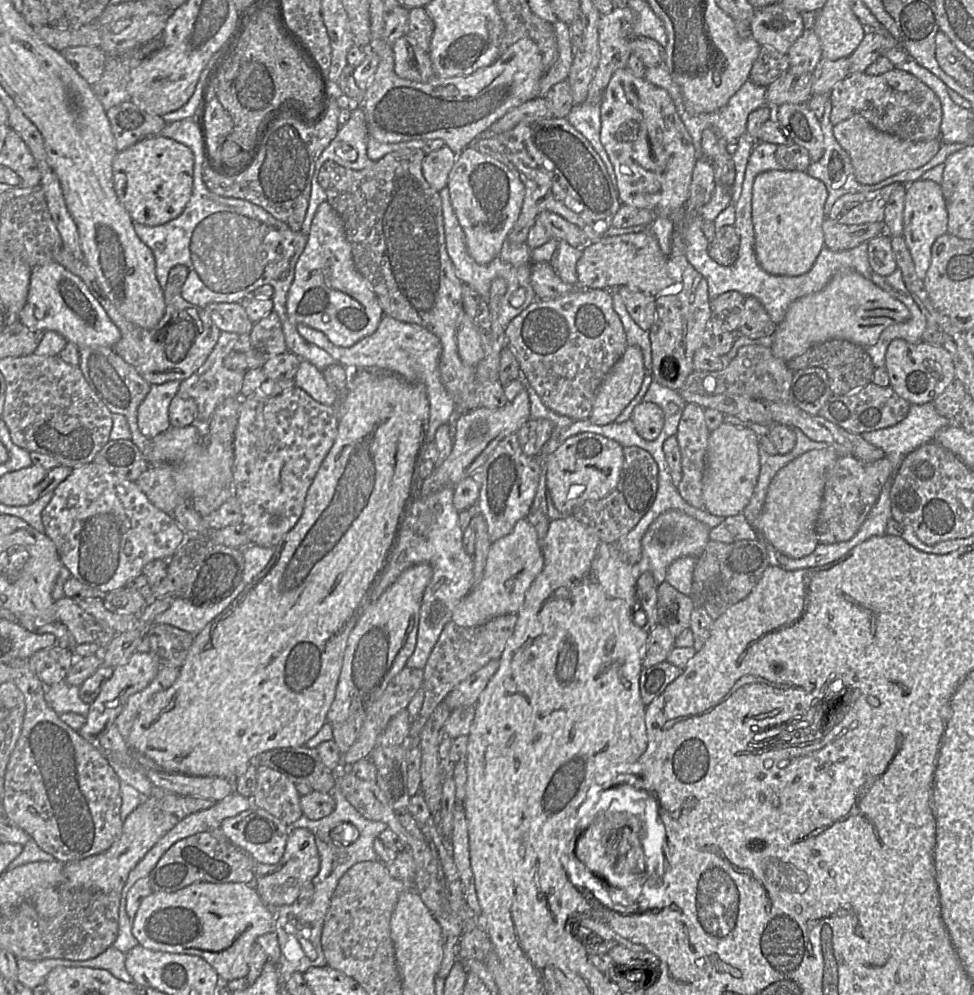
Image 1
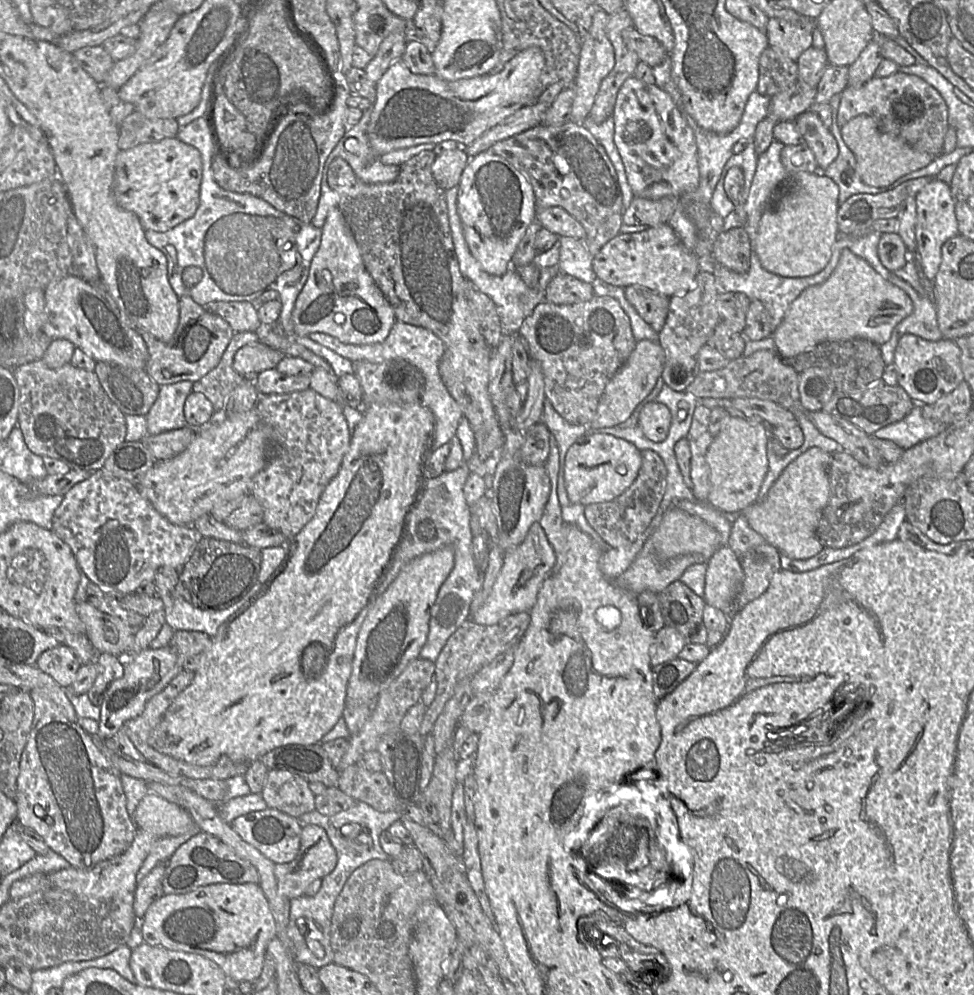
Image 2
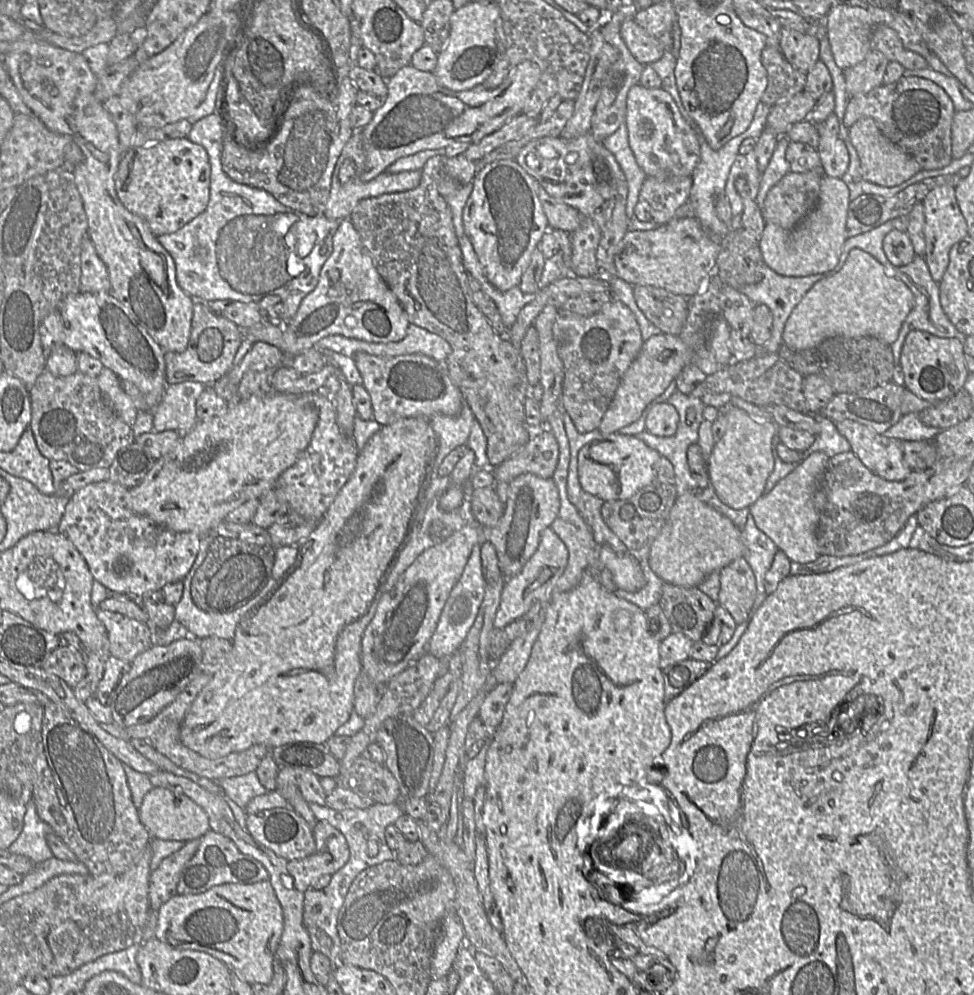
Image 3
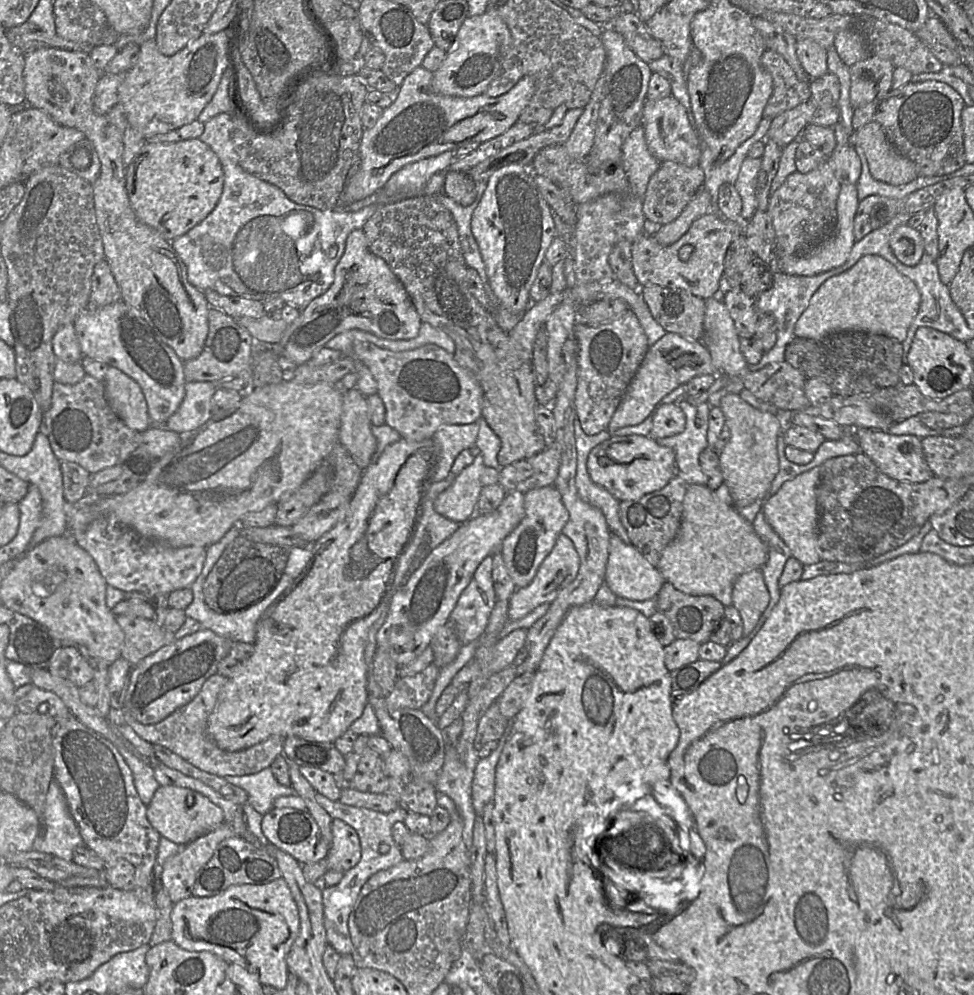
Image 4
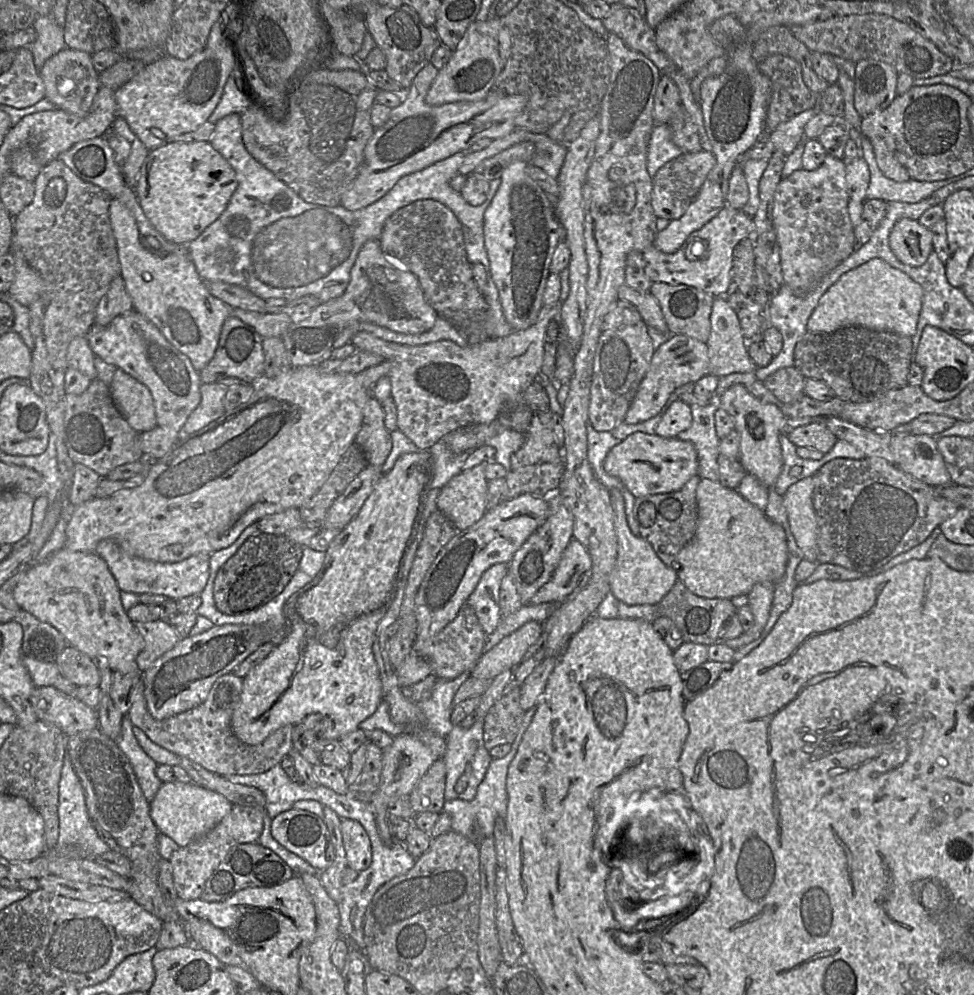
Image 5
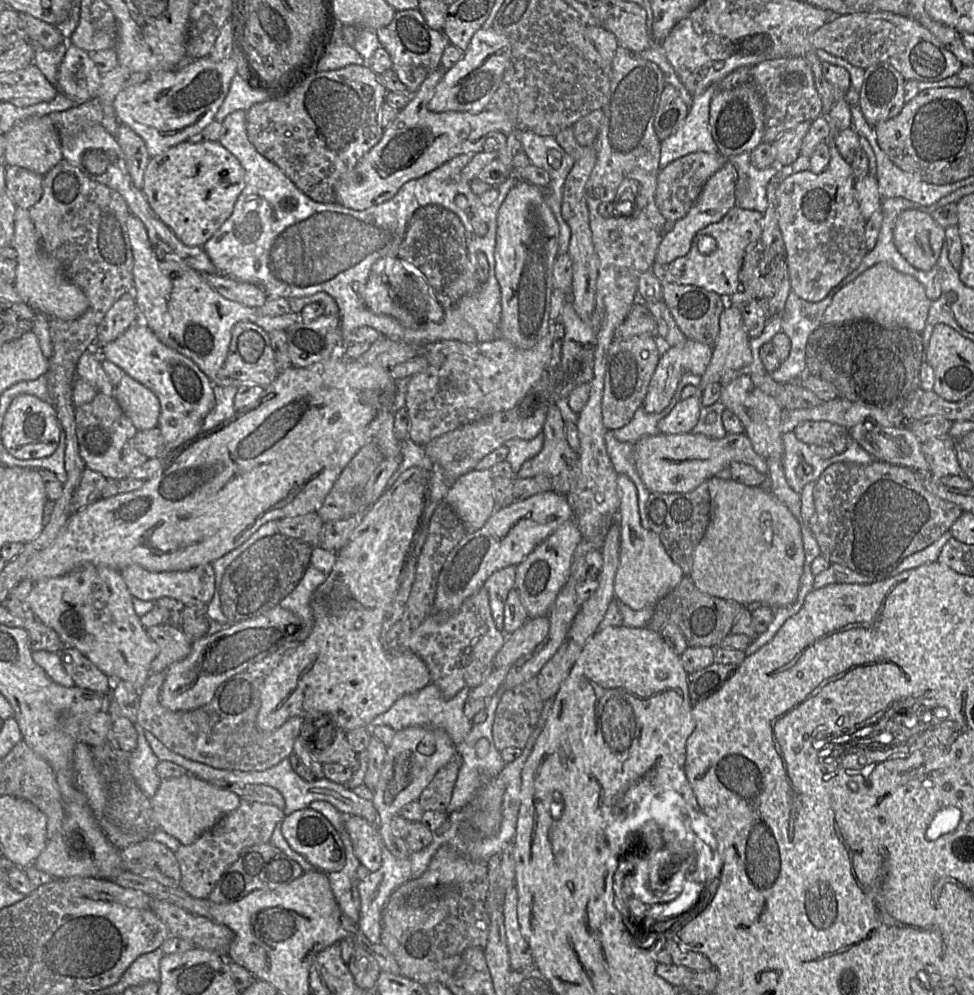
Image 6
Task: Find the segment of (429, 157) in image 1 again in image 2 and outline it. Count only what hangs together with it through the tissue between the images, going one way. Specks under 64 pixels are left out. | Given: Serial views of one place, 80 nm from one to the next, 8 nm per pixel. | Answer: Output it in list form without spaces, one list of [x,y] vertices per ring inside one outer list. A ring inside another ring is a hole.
[[[463,147],[437,155],[432,164],[432,174],[437,185],[443,190],[458,186],[469,160],[470,157]]]

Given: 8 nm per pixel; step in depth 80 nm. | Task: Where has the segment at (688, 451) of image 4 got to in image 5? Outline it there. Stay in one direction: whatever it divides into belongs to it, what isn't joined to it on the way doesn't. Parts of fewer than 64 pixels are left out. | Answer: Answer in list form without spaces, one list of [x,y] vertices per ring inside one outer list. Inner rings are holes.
[[[717,402],[705,406],[691,405],[692,425],[677,434],[676,438],[692,442],[698,455],[698,472],[701,479],[719,479],[718,456],[719,439],[715,429],[715,412],[719,409]]]

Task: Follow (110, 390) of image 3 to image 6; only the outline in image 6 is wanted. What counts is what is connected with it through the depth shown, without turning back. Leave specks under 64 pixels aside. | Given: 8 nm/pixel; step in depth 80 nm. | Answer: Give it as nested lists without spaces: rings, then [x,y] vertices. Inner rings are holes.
[[[125,374],[115,386],[113,397],[138,431],[158,426],[160,401],[148,387]]]

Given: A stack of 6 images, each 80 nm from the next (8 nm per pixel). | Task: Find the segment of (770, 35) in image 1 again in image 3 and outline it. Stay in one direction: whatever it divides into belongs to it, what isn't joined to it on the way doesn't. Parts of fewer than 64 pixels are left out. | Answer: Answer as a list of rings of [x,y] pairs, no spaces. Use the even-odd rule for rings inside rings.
[[[782,27],[779,50],[788,62],[807,73],[820,60],[820,43],[814,36]]]

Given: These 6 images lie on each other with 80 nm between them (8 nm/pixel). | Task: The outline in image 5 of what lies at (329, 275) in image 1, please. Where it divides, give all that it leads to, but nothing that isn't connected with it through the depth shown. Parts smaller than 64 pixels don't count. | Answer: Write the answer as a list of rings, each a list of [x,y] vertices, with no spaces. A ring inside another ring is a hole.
[[[369,240],[359,251],[344,293],[312,308],[308,318],[291,323],[282,335],[291,367],[314,365],[326,359],[335,338],[351,322],[371,322],[404,334],[430,330],[438,313],[426,301],[418,278],[399,259],[382,251],[378,240]]]

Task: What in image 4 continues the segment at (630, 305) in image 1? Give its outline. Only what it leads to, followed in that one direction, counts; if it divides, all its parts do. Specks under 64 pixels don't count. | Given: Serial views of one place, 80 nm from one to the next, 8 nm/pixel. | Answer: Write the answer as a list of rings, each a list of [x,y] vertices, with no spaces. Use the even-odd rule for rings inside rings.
[[[658,285],[639,290],[654,320],[667,333],[702,342],[706,300],[678,288]]]

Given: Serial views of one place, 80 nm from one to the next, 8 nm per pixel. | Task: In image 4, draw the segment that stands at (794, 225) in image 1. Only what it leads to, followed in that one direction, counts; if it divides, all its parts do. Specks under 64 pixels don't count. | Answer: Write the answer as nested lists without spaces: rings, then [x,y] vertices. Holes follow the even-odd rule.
[[[842,184],[837,199],[837,222],[831,236],[814,247],[808,254],[795,254],[777,257],[774,260],[776,271],[789,275],[813,276],[827,272],[844,264],[856,242],[854,236],[854,218],[859,204],[855,185]]]

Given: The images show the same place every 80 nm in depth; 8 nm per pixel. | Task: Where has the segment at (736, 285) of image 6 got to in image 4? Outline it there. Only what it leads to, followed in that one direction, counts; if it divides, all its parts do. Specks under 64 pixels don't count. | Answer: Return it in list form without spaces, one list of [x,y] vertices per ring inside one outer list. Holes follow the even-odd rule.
[[[718,212],[708,213],[695,220],[689,230],[669,246],[659,244],[653,235],[644,233],[631,246],[633,272],[639,285],[684,289],[705,300],[713,297],[722,288],[727,250],[734,240],[745,234],[745,222],[727,220]],[[685,245],[693,246],[693,252],[687,261],[682,261],[678,254]]]

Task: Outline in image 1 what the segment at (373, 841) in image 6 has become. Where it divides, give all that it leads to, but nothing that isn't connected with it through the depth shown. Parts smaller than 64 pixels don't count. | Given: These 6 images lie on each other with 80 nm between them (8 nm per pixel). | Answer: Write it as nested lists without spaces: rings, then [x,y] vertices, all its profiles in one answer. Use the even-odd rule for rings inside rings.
[[[306,828],[290,830],[285,852],[277,864],[256,863],[254,872],[256,878],[252,885],[256,888],[262,901],[271,907],[289,905],[297,901],[302,886],[312,881],[320,870],[320,856],[315,835]]]

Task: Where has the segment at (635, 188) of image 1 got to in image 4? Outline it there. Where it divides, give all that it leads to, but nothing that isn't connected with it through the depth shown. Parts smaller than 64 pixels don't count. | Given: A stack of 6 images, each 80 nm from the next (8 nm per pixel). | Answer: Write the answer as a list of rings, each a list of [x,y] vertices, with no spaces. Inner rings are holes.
[[[670,95],[668,97],[645,101],[641,125],[644,129],[645,140],[651,154],[661,163],[673,161],[688,167],[698,165],[702,142],[693,131],[685,108],[677,99]]]

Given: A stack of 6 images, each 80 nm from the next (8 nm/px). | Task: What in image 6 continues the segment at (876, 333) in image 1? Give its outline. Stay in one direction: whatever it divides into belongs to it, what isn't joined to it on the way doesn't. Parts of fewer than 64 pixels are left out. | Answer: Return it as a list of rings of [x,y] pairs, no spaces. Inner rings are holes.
[[[881,262],[865,270],[833,296],[821,325],[867,320],[883,327],[903,327],[921,333],[926,325],[929,306],[929,299],[920,282]]]

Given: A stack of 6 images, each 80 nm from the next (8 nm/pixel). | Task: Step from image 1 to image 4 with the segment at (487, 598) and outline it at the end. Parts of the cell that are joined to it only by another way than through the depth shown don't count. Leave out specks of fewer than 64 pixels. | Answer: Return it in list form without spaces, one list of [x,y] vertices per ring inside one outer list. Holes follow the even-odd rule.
[[[562,533],[557,537],[555,545],[540,565],[534,579],[529,585],[517,588],[508,601],[508,620],[517,620],[530,613],[537,606],[554,601],[559,592],[576,577],[580,559],[573,542]]]

